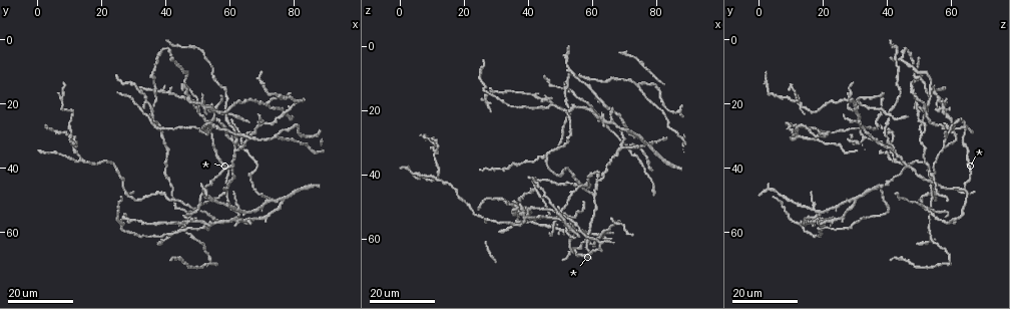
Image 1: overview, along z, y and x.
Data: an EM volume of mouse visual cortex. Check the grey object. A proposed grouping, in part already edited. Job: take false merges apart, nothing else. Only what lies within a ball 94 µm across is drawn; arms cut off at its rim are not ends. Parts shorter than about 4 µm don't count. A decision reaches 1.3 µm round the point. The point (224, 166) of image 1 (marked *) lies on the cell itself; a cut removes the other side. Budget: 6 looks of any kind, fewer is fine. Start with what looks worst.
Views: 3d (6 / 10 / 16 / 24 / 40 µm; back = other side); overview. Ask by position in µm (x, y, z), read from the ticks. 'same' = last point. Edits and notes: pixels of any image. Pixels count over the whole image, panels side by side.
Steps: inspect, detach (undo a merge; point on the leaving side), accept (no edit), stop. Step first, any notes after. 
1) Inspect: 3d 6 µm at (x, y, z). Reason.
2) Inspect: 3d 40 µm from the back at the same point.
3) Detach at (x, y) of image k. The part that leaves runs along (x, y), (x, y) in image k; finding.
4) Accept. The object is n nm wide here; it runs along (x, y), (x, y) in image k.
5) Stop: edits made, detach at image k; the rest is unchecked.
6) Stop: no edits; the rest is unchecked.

Inspect: 3d 16 µm at (62.5, 52.5, 16.5). A fork.

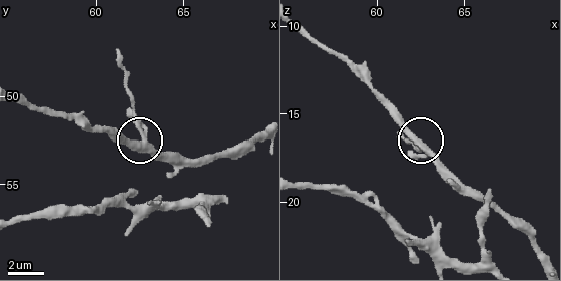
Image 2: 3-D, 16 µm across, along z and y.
Inspect: 3d 10 µm at (62.6, 52.3, 16.9). Closer look.

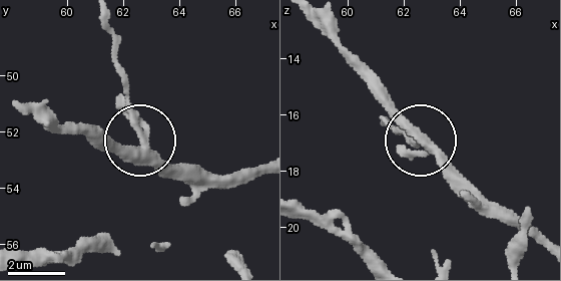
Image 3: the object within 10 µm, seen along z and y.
Inspect: 3d 10 µm from the back at (62.7, 52.4, 16.8).

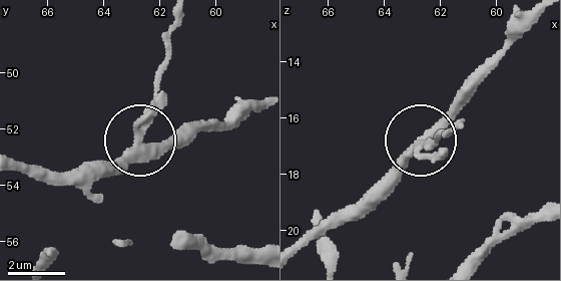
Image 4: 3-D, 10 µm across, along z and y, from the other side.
Accept. It runs along (302, 251), (345, 222), (424, 143), (450, 135) in image 4; continuous, no second cell.

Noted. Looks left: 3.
Inspect: 3d 16 µm at (69.0, 26.5, 32.0). Three-way junction.

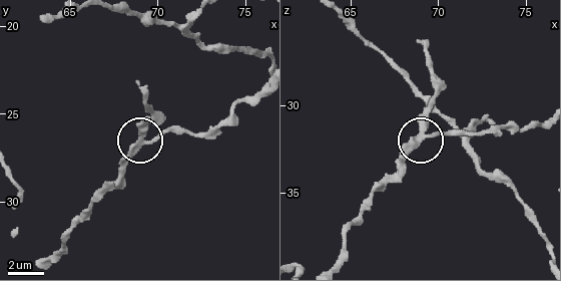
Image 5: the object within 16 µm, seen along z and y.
Inspect: 3d 10 µm at (69.4, 26.6, 31.7).

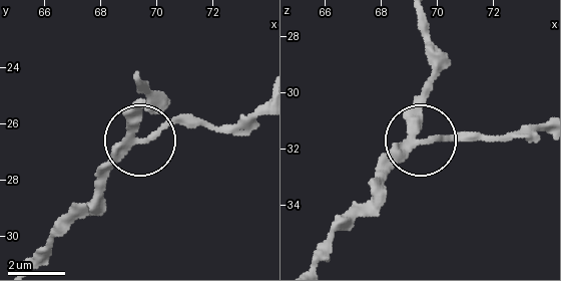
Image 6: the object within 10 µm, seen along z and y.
Accept. The side arm is 7 µm long; it runs along (316, 264), (323, 242), (416, 149), (423, 86) in image 6; continuous, no second cell.

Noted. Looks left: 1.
Stop: no edits; the rest is unchecked.

